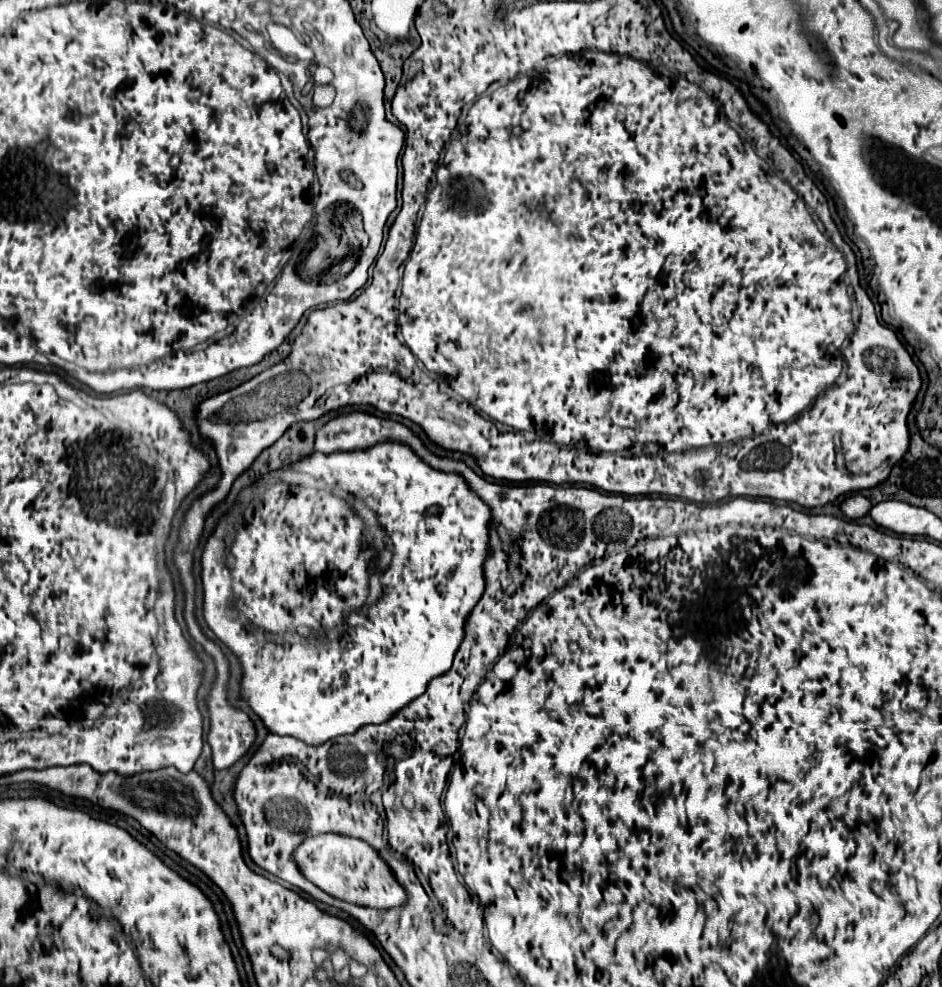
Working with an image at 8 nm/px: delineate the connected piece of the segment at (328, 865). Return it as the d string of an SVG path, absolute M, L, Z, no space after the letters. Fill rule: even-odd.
M329 832L305 836L305 840L295 848L293 858L299 872L311 884L315 884L327 894L333 894L339 900L375 910L401 908L407 902L407 890L395 880L389 864L383 860L383 856L379 856L375 848L371 848L371 844L359 838Z

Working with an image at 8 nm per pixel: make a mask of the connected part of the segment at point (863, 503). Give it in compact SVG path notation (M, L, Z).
M853 494L841 502L841 512L853 520L865 516L869 512L869 508L871 508L871 502L861 494Z

